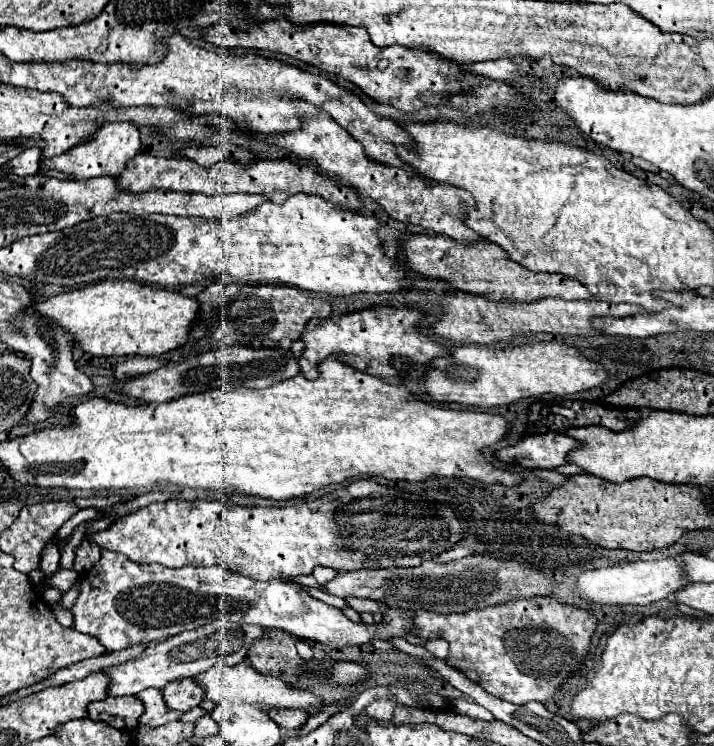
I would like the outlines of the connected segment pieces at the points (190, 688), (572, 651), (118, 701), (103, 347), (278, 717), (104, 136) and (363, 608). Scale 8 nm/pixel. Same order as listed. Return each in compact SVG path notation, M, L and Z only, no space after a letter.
M192 677L170 681L162 689L162 695L164 695L166 705L178 711L190 711L192 707L200 705L200 701L204 699L204 691L200 689L200 685L196 685L196 681L192 681Z
M548 597L516 599L506 605L496 605L496 607L468 611L468 613L440 615L432 611L410 611L410 615L412 615L414 631L418 633L420 639L448 641L450 653L446 661L454 669L462 671L468 679L482 685L482 689L488 691L490 695L516 705L524 705L528 701L540 701L540 703L548 701L554 695L554 691L564 683L564 679L580 667L596 627L596 619L588 611L558 603Z
M106 697L104 701L90 703L88 717L94 721L110 721L116 729L136 729L138 717L144 713L144 705L140 705L138 697Z
M100 281L76 291L60 293L48 301L28 307L20 317L32 313L54 315L54 321L70 333L74 345L94 357L122 357L122 355L162 355L182 347L188 341L188 331L196 319L198 301L182 297L176 291L156 289L134 281Z
M270 709L270 717L280 725L288 729L296 729L306 723L308 713L304 709Z
M106 123L98 129L98 133L94 137L90 137L90 141L80 143L78 147L56 155L52 159L44 159L40 163L40 171L50 171L56 169L64 175L68 175L70 179L92 179L92 177L118 177L126 163L130 159L134 159L140 153L140 131L136 125L132 123Z
M348 597L346 599L348 601L348 605L354 609L354 611L358 611L358 613L386 613L390 607L388 605L384 605L384 603L378 603L378 601L372 601L372 599L356 599L356 597Z

